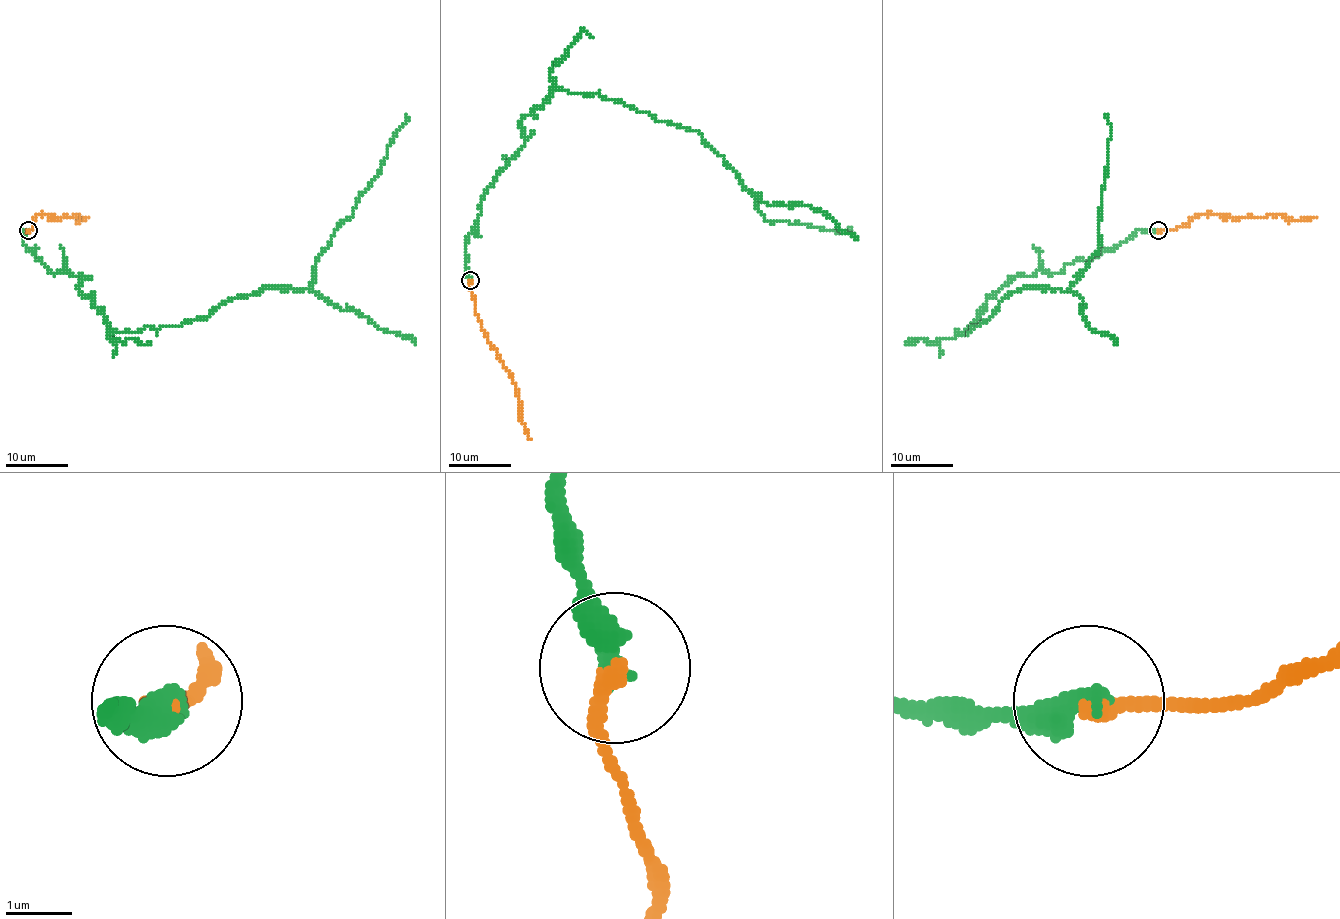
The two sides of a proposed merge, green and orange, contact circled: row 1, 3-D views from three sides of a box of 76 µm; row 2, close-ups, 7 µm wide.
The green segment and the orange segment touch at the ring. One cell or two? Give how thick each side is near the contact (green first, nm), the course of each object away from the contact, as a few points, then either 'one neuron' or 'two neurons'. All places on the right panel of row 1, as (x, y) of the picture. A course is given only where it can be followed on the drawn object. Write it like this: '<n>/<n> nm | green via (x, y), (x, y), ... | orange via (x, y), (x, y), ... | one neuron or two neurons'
440/280 nm | green via (1158, 230), (1138, 230), (1059, 274), (1015, 275), (965, 331), (1023, 288), (1068, 289), (1099, 247), (1104, 113) | orange via (1158, 230), (1174, 230), (1199, 215), (1227, 215), (1230, 218), (1283, 215), (1287, 219), (1317, 216) | two neurons

